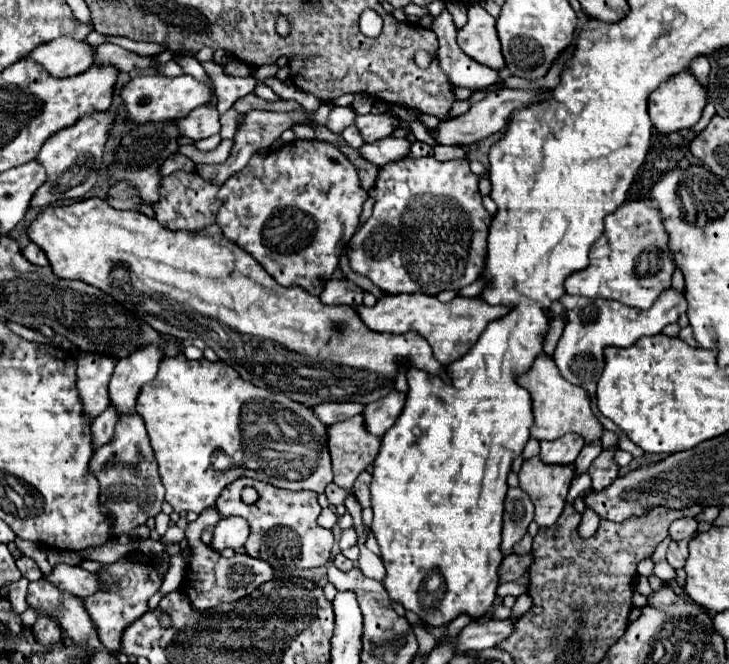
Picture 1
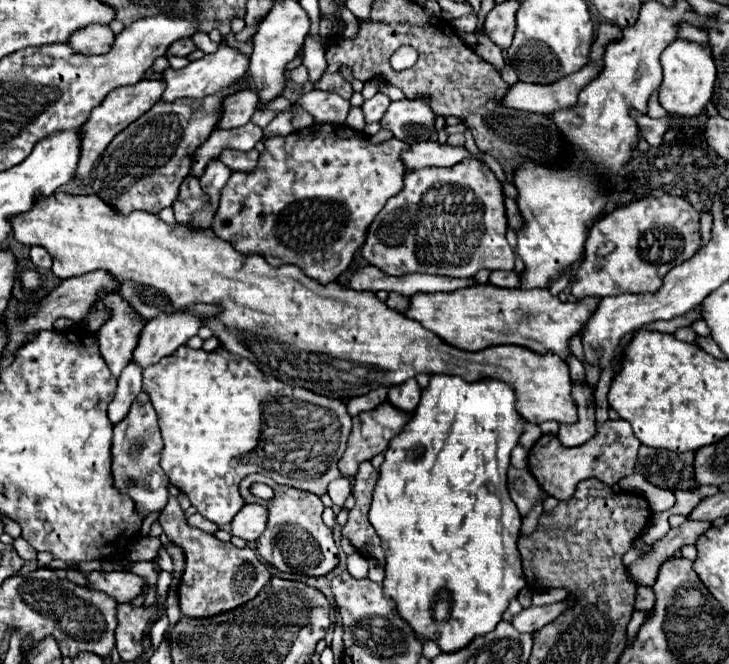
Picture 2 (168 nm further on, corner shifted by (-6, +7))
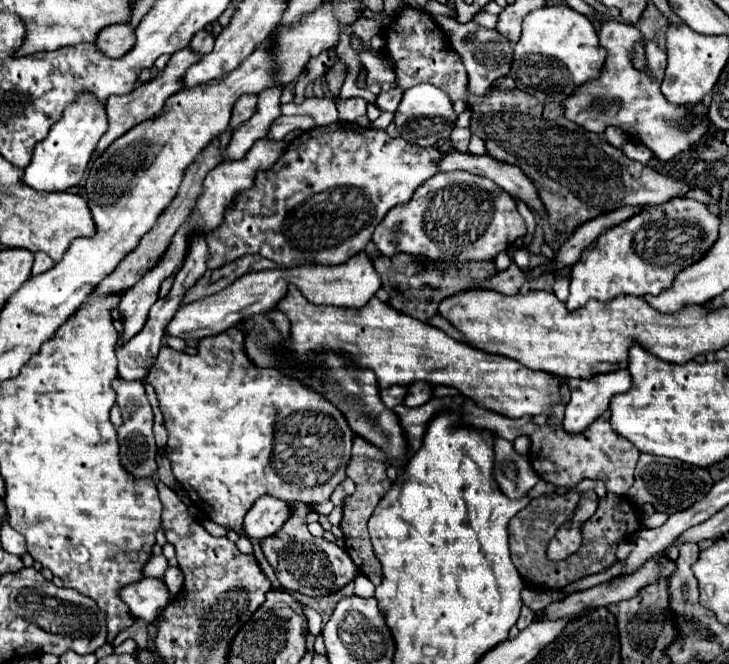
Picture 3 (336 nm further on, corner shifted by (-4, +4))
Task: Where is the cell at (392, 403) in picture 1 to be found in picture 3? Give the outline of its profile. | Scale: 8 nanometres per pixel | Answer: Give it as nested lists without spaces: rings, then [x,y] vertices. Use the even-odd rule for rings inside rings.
[[[411,383],[407,387],[407,395],[403,399],[403,405],[407,407],[421,407],[431,399],[431,385],[429,383]]]

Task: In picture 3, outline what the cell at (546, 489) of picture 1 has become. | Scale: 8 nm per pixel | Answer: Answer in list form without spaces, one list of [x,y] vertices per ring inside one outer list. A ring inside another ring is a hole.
[[[609,411],[601,415],[587,431],[581,435],[567,435],[561,427],[543,425],[529,435],[531,449],[529,461],[535,473],[557,487],[573,489],[581,479],[599,479],[607,483],[607,489],[617,495],[625,495],[633,485],[633,469],[639,459],[639,449],[619,433],[611,431]]]

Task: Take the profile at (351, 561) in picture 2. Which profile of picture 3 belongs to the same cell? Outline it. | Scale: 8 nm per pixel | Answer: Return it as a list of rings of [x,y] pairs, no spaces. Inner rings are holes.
[[[355,575],[355,595],[361,595],[361,597],[371,597],[373,591],[375,591],[375,585],[369,583],[369,579],[365,579],[363,575]]]

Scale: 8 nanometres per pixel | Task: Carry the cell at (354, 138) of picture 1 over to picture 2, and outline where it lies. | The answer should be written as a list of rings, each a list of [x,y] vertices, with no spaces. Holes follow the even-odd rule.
[[[377,92],[373,98],[365,100],[365,102],[363,102],[363,112],[365,112],[367,124],[379,122],[379,120],[383,118],[383,112],[387,112],[387,104],[389,104],[389,102],[391,102],[391,100],[389,100],[385,94],[381,94],[381,92]]]

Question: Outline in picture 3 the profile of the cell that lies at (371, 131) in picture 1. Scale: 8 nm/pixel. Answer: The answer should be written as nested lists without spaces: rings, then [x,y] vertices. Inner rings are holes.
[[[415,85],[403,93],[403,99],[395,111],[393,123],[401,131],[401,137],[419,147],[435,147],[439,139],[447,139],[455,127],[457,115],[453,113],[451,99],[433,85]]]

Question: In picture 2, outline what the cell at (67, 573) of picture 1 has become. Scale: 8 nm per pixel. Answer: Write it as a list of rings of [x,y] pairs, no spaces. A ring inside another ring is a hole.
[[[91,572],[89,574],[91,590],[107,592],[119,604],[127,604],[143,594],[145,580],[131,572]]]

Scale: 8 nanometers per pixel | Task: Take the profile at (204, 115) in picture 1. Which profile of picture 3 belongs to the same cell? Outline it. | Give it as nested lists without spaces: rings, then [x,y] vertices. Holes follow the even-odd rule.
[[[243,95],[243,97],[235,103],[235,109],[233,109],[229,127],[231,127],[231,129],[237,129],[241,123],[245,123],[245,121],[253,115],[255,103],[257,103],[257,95]]]

